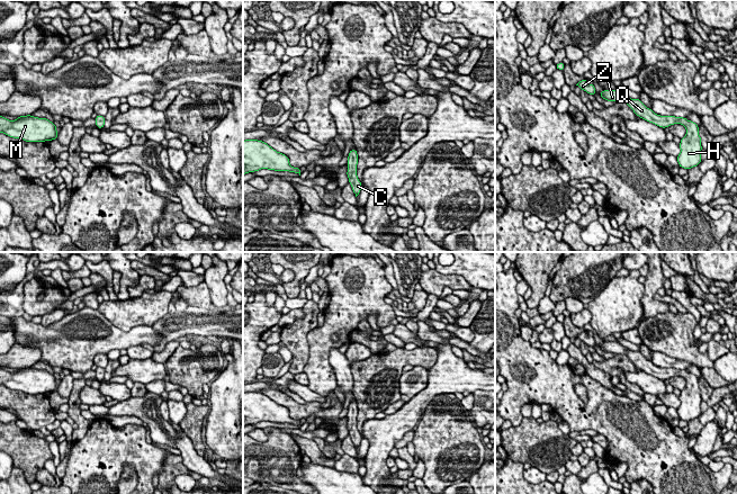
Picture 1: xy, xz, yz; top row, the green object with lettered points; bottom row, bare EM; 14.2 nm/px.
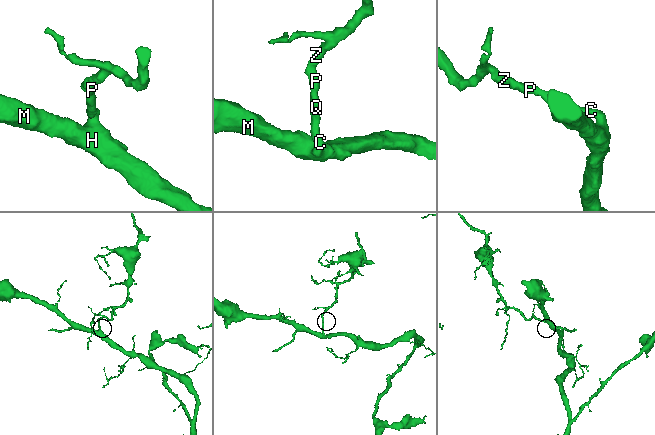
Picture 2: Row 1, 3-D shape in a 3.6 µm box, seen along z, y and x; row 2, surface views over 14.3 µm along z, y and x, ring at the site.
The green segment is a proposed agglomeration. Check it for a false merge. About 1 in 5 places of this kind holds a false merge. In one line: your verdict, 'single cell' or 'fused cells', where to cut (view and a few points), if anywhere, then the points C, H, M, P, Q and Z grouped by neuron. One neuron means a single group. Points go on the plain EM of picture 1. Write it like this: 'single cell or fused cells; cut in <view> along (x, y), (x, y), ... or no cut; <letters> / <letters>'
single cell; no cut; C H M P Q Z

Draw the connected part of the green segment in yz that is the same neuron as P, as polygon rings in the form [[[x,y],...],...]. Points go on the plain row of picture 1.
[[[603,342],[600,347],[602,351],[608,353],[626,354],[637,368],[662,380],[669,379],[674,376],[683,377],[686,380],[686,386],[681,390],[681,395],[678,396],[681,401],[677,408],[678,417],[689,422],[700,416],[702,398],[699,379],[695,375],[687,372],[684,369],[678,370],[675,368],[657,367],[650,360],[647,360],[640,351],[628,350],[618,342]]]

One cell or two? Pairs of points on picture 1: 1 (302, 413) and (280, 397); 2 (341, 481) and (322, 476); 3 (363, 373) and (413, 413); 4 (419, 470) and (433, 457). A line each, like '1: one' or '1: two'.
1: one
2: one
3: two
4: two

